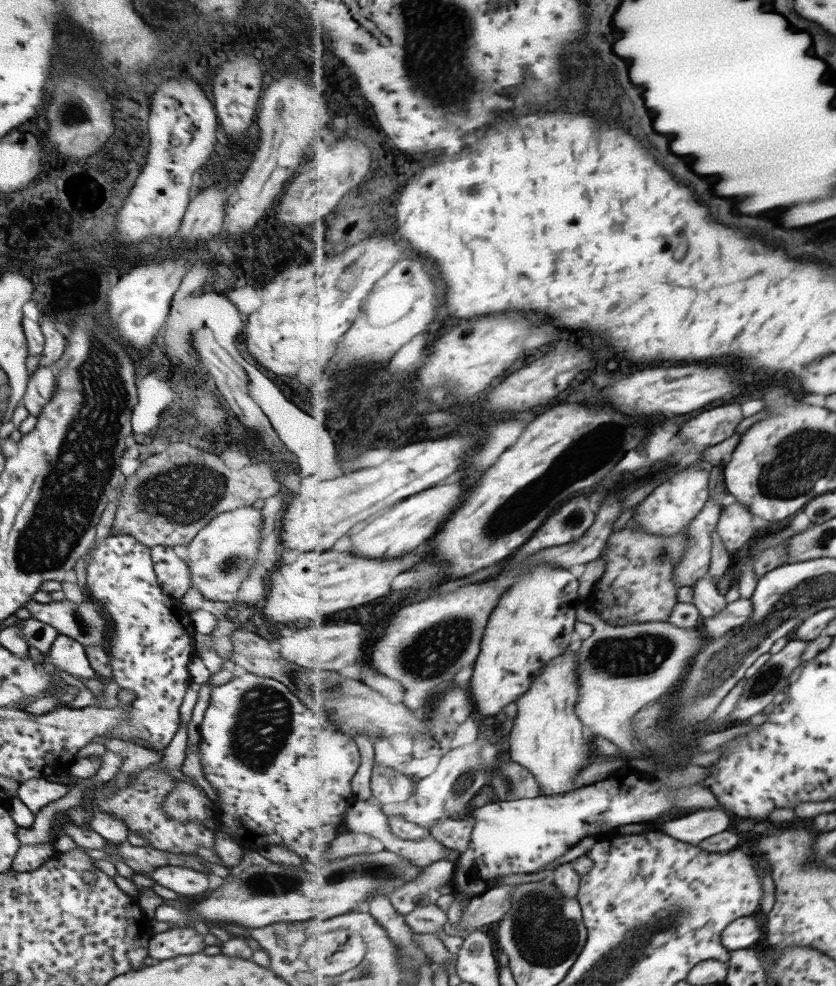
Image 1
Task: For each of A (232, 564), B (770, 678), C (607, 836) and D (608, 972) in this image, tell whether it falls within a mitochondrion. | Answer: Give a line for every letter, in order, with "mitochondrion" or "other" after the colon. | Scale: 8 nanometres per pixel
A: mitochondrion
B: mitochondrion
C: other
D: mitochondrion

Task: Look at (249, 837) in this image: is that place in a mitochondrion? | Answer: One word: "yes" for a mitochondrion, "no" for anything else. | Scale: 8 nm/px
no

